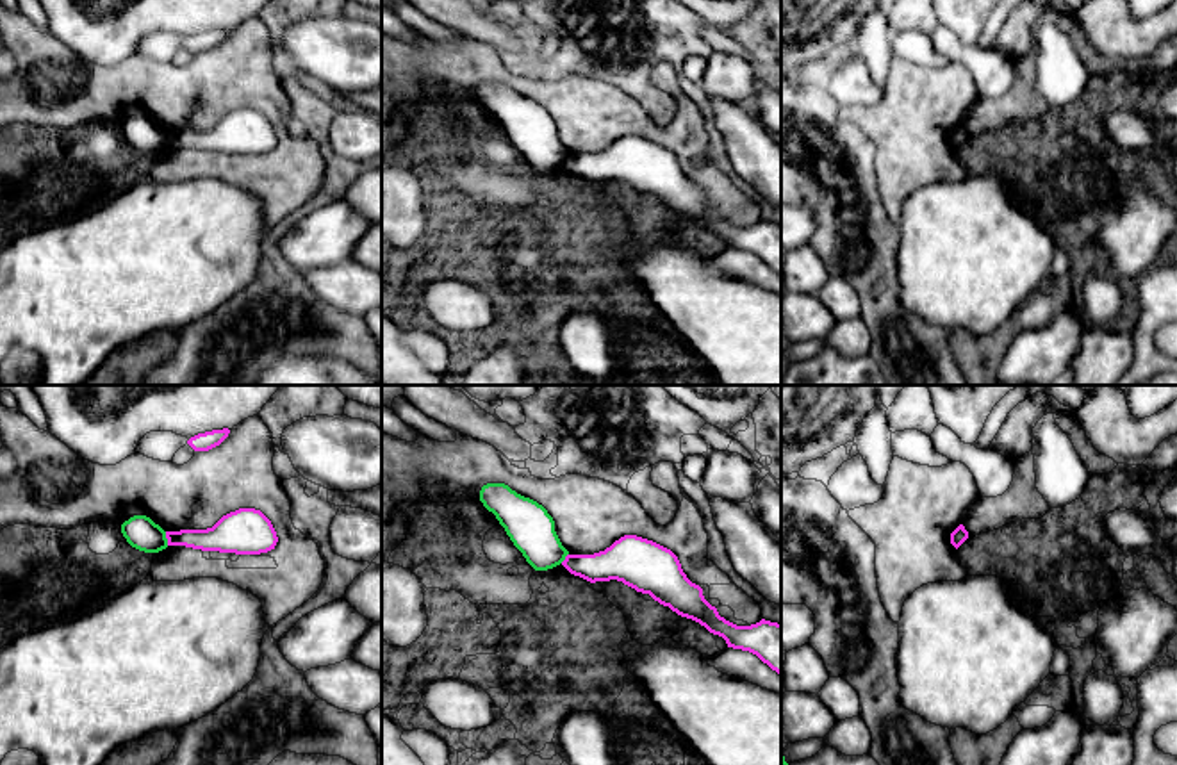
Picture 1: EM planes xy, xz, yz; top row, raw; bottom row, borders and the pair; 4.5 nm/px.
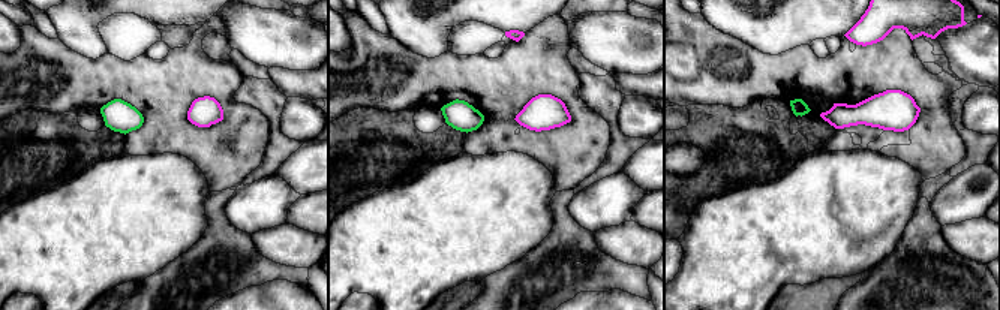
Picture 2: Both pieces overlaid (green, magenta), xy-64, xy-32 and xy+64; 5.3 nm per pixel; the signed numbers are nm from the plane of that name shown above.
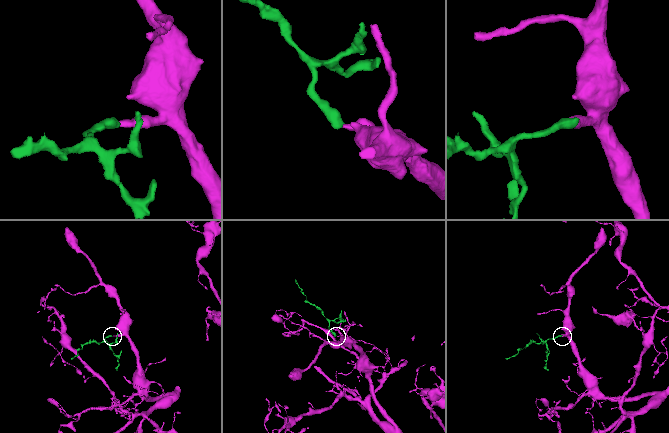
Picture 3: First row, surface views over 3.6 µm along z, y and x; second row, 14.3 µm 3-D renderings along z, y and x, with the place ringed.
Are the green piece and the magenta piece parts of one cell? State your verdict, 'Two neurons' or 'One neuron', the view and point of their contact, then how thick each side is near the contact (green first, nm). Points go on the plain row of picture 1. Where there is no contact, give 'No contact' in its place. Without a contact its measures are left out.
Two neurons. Touches green at xy (166, 139). Thickness 150 nm (green) against 130 nm

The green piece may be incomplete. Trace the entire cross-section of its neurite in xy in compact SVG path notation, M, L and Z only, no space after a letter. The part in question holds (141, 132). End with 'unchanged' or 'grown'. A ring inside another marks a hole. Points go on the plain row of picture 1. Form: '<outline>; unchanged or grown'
M134 116L121 125L127 143L144 153L159 153L168 148L166 132L146 116Z; unchanged

